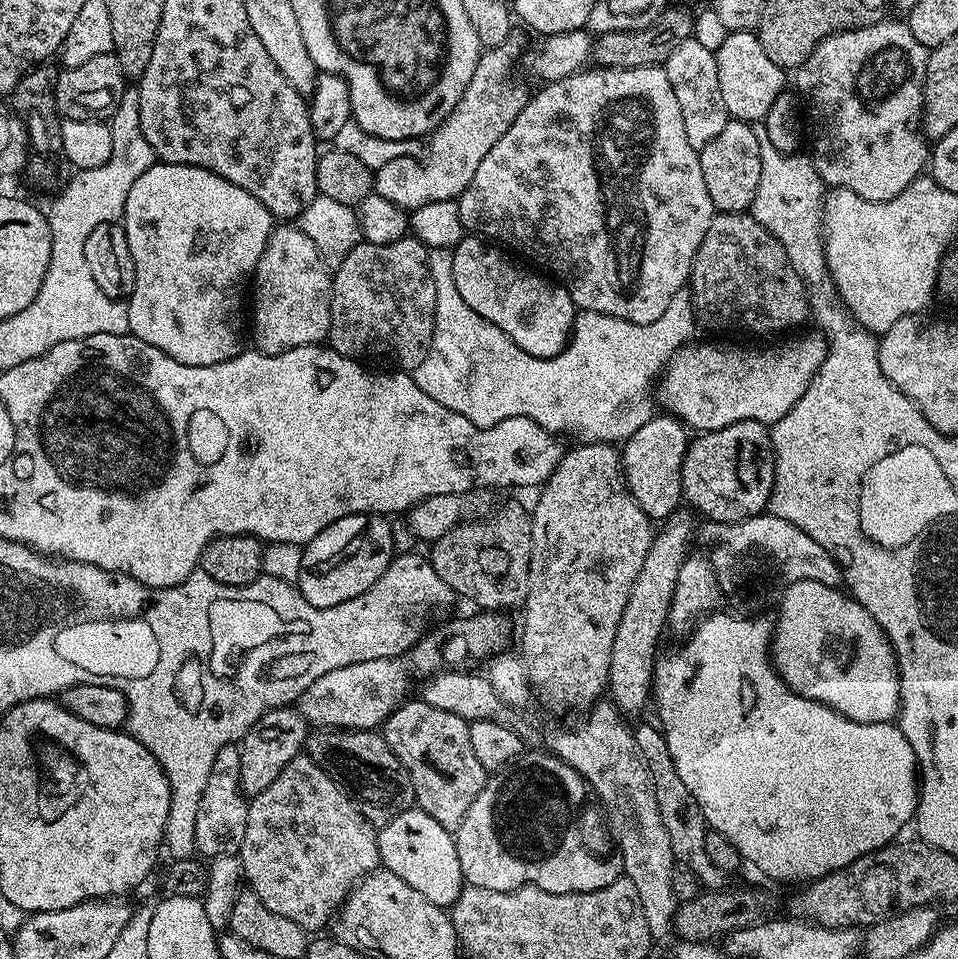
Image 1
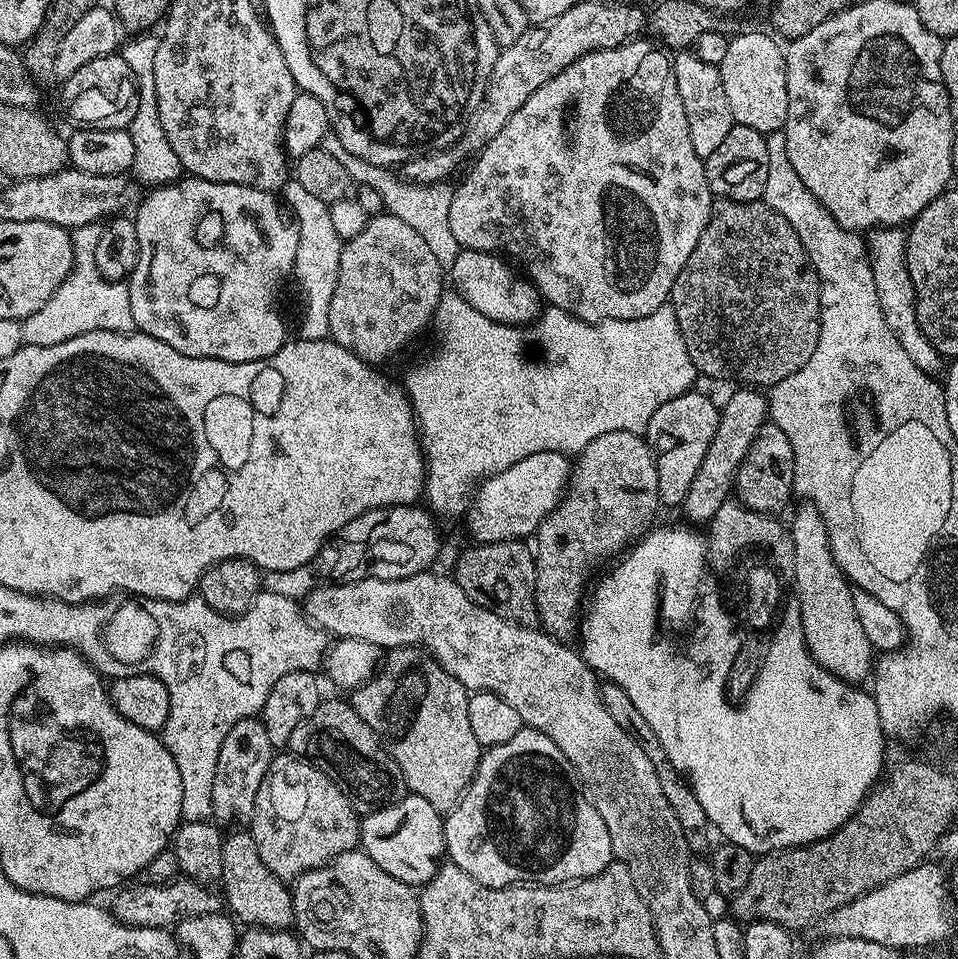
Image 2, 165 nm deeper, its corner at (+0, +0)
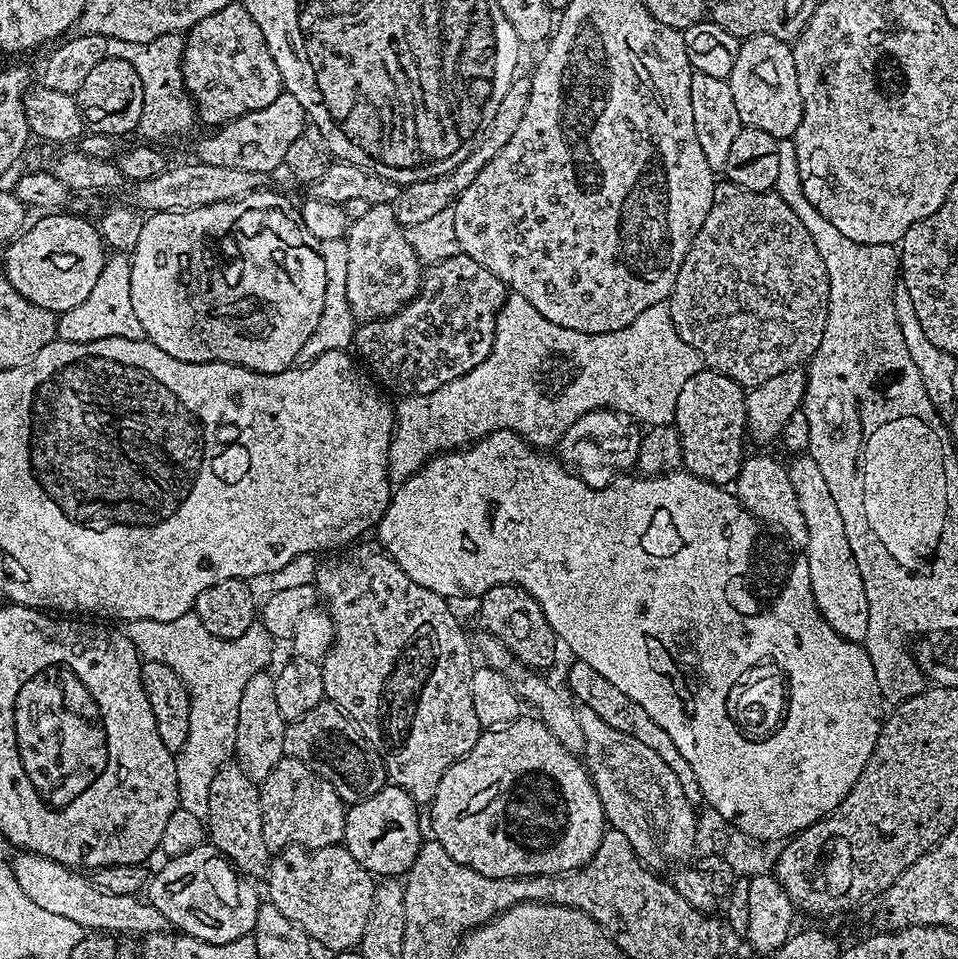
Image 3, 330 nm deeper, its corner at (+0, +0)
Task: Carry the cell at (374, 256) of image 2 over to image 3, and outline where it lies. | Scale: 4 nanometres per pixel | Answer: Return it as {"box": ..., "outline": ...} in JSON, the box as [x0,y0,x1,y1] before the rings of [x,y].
{"box":[344,205,424,321],"outline":[[[371,205],[362,218],[349,225],[344,239],[347,242],[346,298],[357,321],[392,316],[419,295],[424,277],[422,261],[395,218],[393,205]]]}

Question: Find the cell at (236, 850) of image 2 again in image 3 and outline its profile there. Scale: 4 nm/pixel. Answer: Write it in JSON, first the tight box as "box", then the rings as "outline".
{"box":[206,766,270,876],"outline":[[[239,766],[221,768],[214,782],[210,784],[210,810],[206,817],[206,832],[210,837],[211,847],[215,848],[237,873],[245,872],[246,875],[252,876],[255,872],[265,871],[270,849],[262,834],[260,793]]]}

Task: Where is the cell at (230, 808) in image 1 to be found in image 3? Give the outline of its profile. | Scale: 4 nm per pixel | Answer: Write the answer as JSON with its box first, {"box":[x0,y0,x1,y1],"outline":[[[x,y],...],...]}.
{"box":[234,671,286,782],"outline":[[[262,671],[254,678],[250,678],[250,682],[246,684],[246,690],[242,694],[242,702],[238,702],[238,710],[236,711],[236,747],[234,749],[234,760],[240,769],[244,771],[245,776],[253,782],[262,782],[270,774],[270,770],[274,770],[274,766],[278,766],[278,762],[285,759],[284,754],[284,730],[286,721],[282,718],[282,714],[278,710],[278,702],[274,694],[275,679],[269,675],[267,671]]]}

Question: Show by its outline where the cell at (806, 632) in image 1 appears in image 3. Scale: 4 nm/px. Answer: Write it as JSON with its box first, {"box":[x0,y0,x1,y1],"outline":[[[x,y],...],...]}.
{"box":[786,454,868,641],"outline":[[[796,454],[791,459],[786,469],[792,479],[794,494],[800,500],[798,510],[806,522],[808,541],[802,545],[802,553],[808,563],[808,590],[814,594],[816,611],[837,635],[847,640],[863,641],[868,626],[866,590],[862,586],[850,542],[846,542],[846,526],[842,526],[842,514],[838,514],[838,506],[834,506],[834,498],[830,498],[826,480],[822,478],[811,456]]]}

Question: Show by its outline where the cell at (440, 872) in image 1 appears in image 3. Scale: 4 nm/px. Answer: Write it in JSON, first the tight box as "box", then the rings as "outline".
{"box":[343,786,422,878],"outline":[[[386,786],[378,794],[366,798],[362,802],[351,805],[344,814],[344,839],[343,847],[347,848],[350,854],[354,854],[354,862],[365,868],[376,878],[400,878],[410,869],[416,861],[416,855],[420,852],[422,835],[420,836],[420,816],[418,805],[409,796],[406,790],[395,786]]]}

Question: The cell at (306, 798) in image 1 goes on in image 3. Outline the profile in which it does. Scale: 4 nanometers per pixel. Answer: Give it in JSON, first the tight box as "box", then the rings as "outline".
{"box":[259,759,346,850],"outline":[[[282,759],[274,770],[259,785],[260,813],[262,814],[262,834],[264,842],[272,850],[287,850],[290,848],[325,848],[331,844],[340,844],[344,839],[344,814],[346,805],[330,782],[326,782],[310,766],[301,760]]]}

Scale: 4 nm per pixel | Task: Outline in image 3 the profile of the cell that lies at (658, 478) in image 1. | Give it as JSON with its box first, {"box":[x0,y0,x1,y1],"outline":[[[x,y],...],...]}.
{"box":[674,370,746,486],"outline":[[[707,370],[696,372],[694,378],[682,386],[674,427],[680,435],[683,467],[692,476],[717,486],[728,486],[735,481],[746,456],[745,395],[745,389],[730,378]]]}

